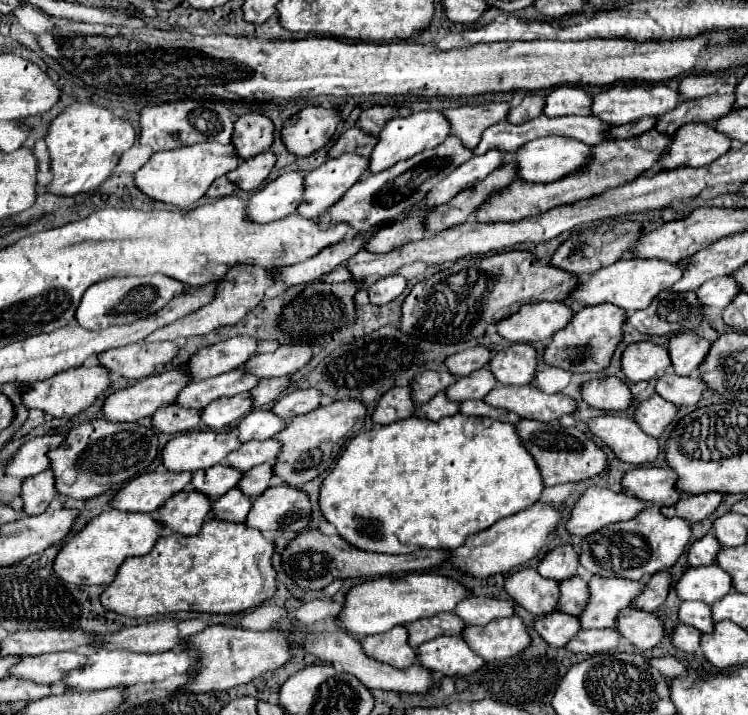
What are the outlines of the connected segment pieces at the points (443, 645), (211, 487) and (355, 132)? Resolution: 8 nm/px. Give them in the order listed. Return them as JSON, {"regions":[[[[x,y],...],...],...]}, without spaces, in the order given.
{"regions":[[[[443,636],[425,642],[417,648],[419,662],[441,676],[467,676],[485,666],[485,660],[475,654],[461,636]]],[[[219,464],[219,466],[211,466],[207,470],[197,470],[193,474],[191,484],[195,490],[199,490],[211,498],[217,498],[217,496],[223,496],[225,492],[229,492],[231,488],[235,488],[241,478],[243,478],[241,470],[235,470],[227,464]]],[[[349,128],[345,130],[337,142],[329,148],[327,152],[327,158],[339,158],[341,154],[345,152],[351,152],[351,154],[359,154],[359,156],[369,156],[373,146],[377,144],[377,138],[371,136],[371,134],[365,134],[363,130],[359,128]]]]}

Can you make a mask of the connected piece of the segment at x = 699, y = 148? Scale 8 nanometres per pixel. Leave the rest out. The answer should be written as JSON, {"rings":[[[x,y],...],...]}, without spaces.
{"rings":[[[687,124],[673,134],[671,146],[667,146],[667,154],[663,154],[659,164],[663,168],[707,166],[723,156],[729,146],[731,140],[711,124]]]}

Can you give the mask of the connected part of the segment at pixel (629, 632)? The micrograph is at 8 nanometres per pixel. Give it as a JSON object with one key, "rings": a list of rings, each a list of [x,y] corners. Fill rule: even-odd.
{"rings":[[[627,608],[619,614],[617,630],[639,650],[651,650],[665,638],[663,620],[651,612],[637,608]]]}

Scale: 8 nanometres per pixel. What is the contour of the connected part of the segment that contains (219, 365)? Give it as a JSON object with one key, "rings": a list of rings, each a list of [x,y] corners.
{"rings":[[[235,336],[213,346],[199,350],[189,362],[189,374],[193,380],[211,378],[223,372],[231,372],[243,366],[251,356],[255,356],[259,348],[259,340],[251,336]]]}

